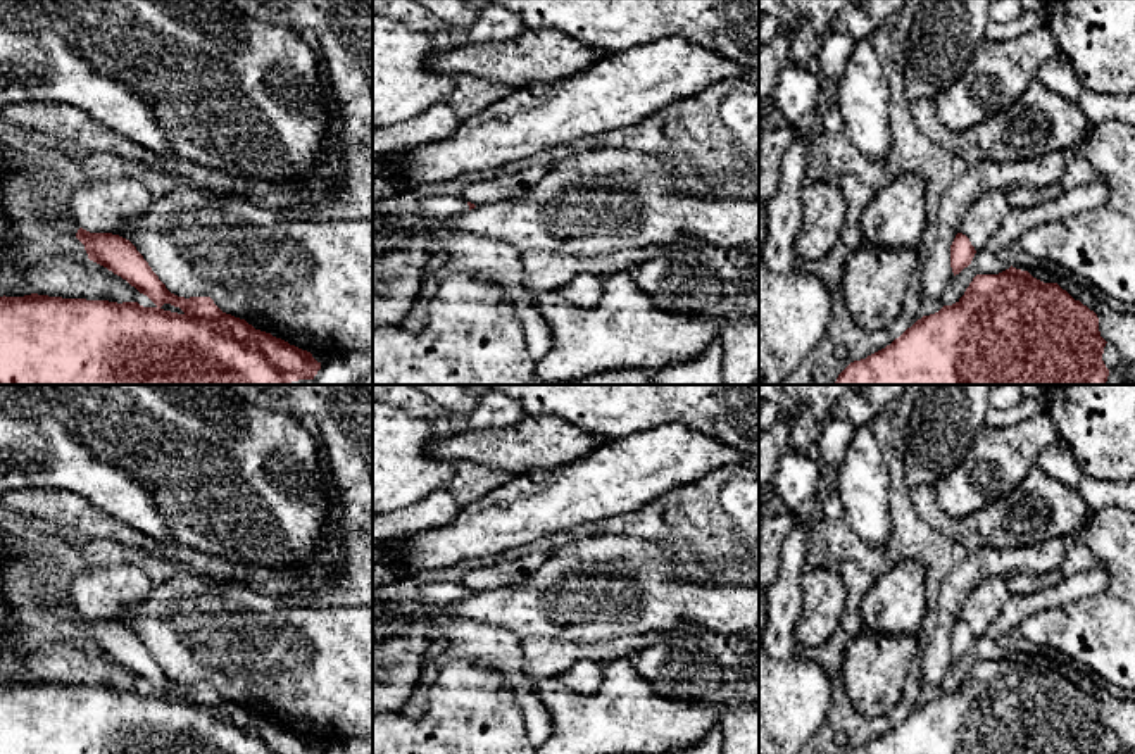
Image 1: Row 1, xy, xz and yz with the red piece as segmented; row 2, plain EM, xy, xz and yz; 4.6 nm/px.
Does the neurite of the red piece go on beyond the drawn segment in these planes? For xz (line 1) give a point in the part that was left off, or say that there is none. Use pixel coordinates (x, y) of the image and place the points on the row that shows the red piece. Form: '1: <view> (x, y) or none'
1: none

